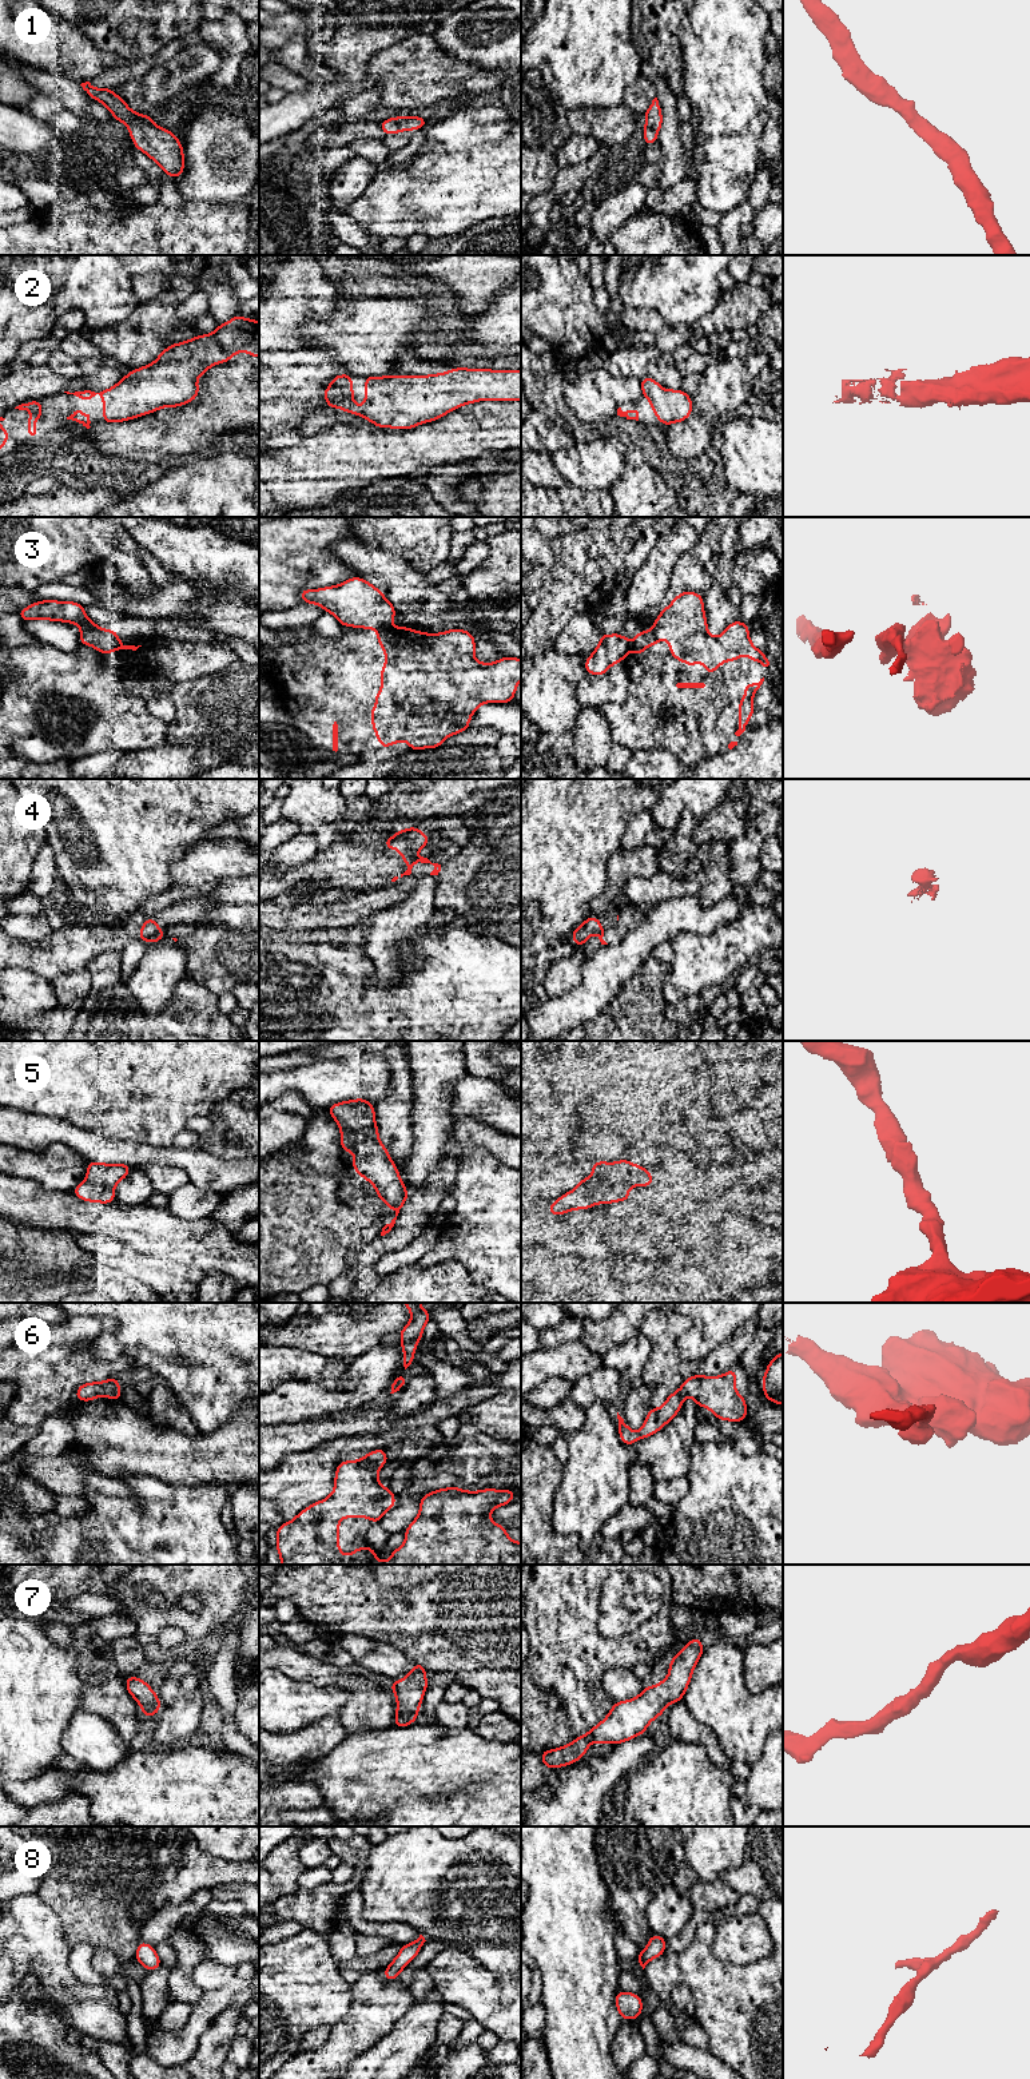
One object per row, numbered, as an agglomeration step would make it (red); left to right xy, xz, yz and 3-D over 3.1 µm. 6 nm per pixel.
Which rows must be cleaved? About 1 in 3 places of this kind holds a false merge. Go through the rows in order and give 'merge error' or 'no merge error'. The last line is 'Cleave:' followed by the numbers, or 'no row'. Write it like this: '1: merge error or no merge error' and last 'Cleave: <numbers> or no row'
1: no merge error
2: no merge error
3: merge error
4: merge error
5: merge error
6: no merge error
7: no merge error
8: no merge error
Cleave: 3, 4, 5

